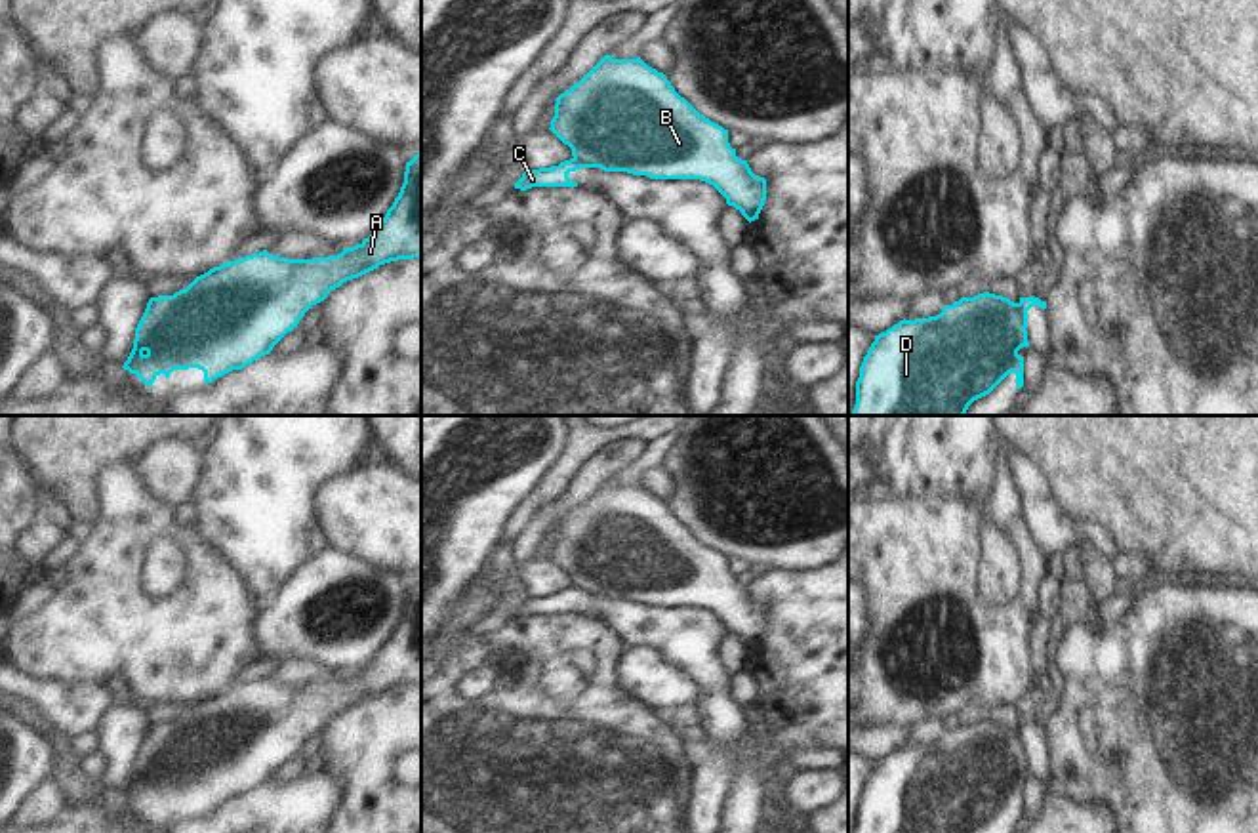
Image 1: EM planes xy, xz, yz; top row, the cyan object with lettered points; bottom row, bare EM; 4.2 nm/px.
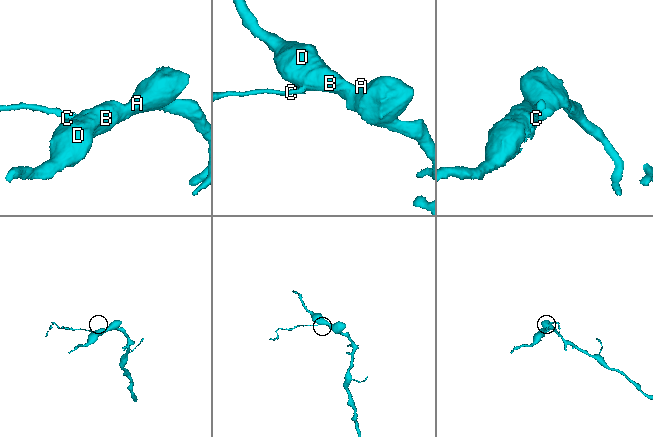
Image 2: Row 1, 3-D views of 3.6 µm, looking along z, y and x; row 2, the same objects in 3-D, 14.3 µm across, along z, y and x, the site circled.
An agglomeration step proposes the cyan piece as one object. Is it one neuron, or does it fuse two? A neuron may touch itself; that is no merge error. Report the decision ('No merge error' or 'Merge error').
Merge error

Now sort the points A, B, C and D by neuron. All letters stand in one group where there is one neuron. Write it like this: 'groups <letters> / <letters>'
groups A B D / C

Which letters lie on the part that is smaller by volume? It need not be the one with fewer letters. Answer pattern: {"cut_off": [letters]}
{"cut_off": ["C"]}

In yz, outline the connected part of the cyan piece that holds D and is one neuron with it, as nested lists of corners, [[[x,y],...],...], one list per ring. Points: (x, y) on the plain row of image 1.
[[[989,719],[961,724],[940,742],[900,747],[875,762],[856,808],[856,833],[970,833],[1008,801],[1024,814],[1022,774],[1029,774],[1018,730]]]

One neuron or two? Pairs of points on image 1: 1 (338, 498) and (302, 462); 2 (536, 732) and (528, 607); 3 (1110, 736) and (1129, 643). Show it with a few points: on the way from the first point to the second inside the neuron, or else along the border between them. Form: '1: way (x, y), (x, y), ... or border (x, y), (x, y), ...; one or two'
1: border (363, 462), (319, 487), (313, 498), (317, 527); two
2: border (572, 612), (515, 616); two
3: way (1125, 713), (1125, 670), (1129, 666); one

